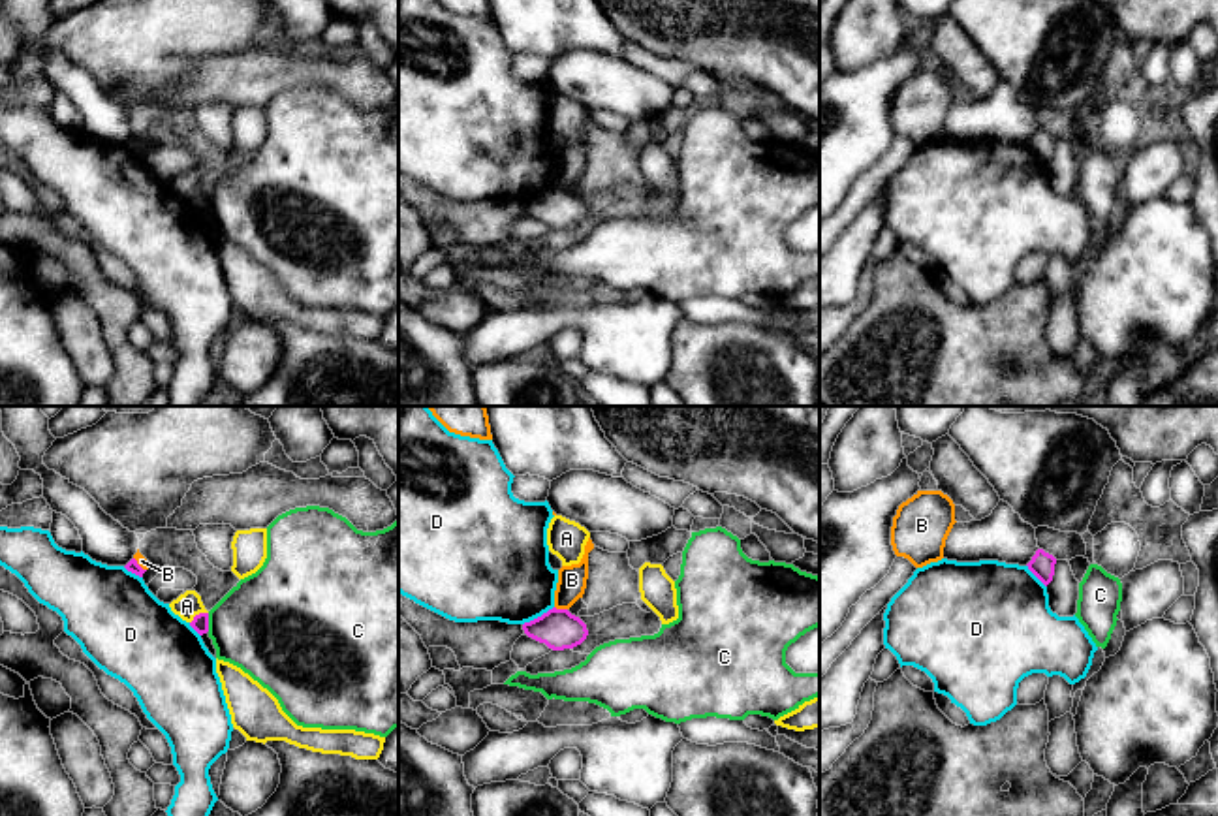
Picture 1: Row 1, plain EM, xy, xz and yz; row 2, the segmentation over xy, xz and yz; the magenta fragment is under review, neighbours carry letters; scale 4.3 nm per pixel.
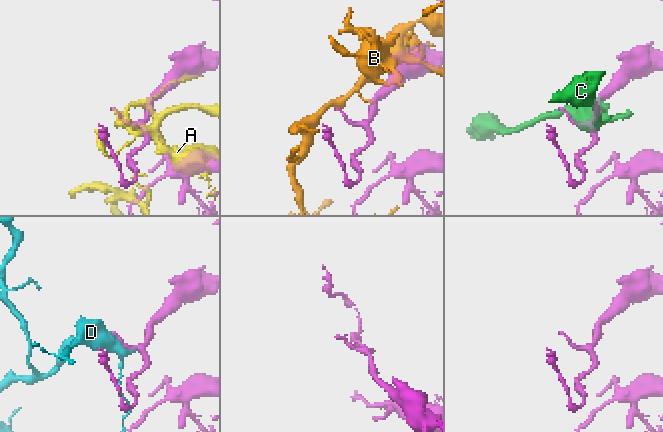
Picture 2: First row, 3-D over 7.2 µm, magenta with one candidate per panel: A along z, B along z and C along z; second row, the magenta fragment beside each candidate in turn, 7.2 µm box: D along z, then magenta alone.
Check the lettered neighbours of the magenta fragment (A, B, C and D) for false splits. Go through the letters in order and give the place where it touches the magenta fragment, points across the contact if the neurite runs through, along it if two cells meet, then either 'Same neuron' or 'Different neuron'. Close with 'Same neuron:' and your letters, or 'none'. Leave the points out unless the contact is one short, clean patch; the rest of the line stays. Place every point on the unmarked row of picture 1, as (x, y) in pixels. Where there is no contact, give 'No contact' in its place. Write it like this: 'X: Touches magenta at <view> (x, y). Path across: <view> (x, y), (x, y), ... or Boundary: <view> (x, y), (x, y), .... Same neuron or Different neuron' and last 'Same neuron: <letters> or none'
A: Touches magenta at xy (200, 192). Different neuron
B: Touches magenta at xz (561, 188). Different neuron
C: Touches magenta at xy (207, 202). Different neuron
D: Touches magenta at xz (538, 196). Different neuron
Same neuron: none

